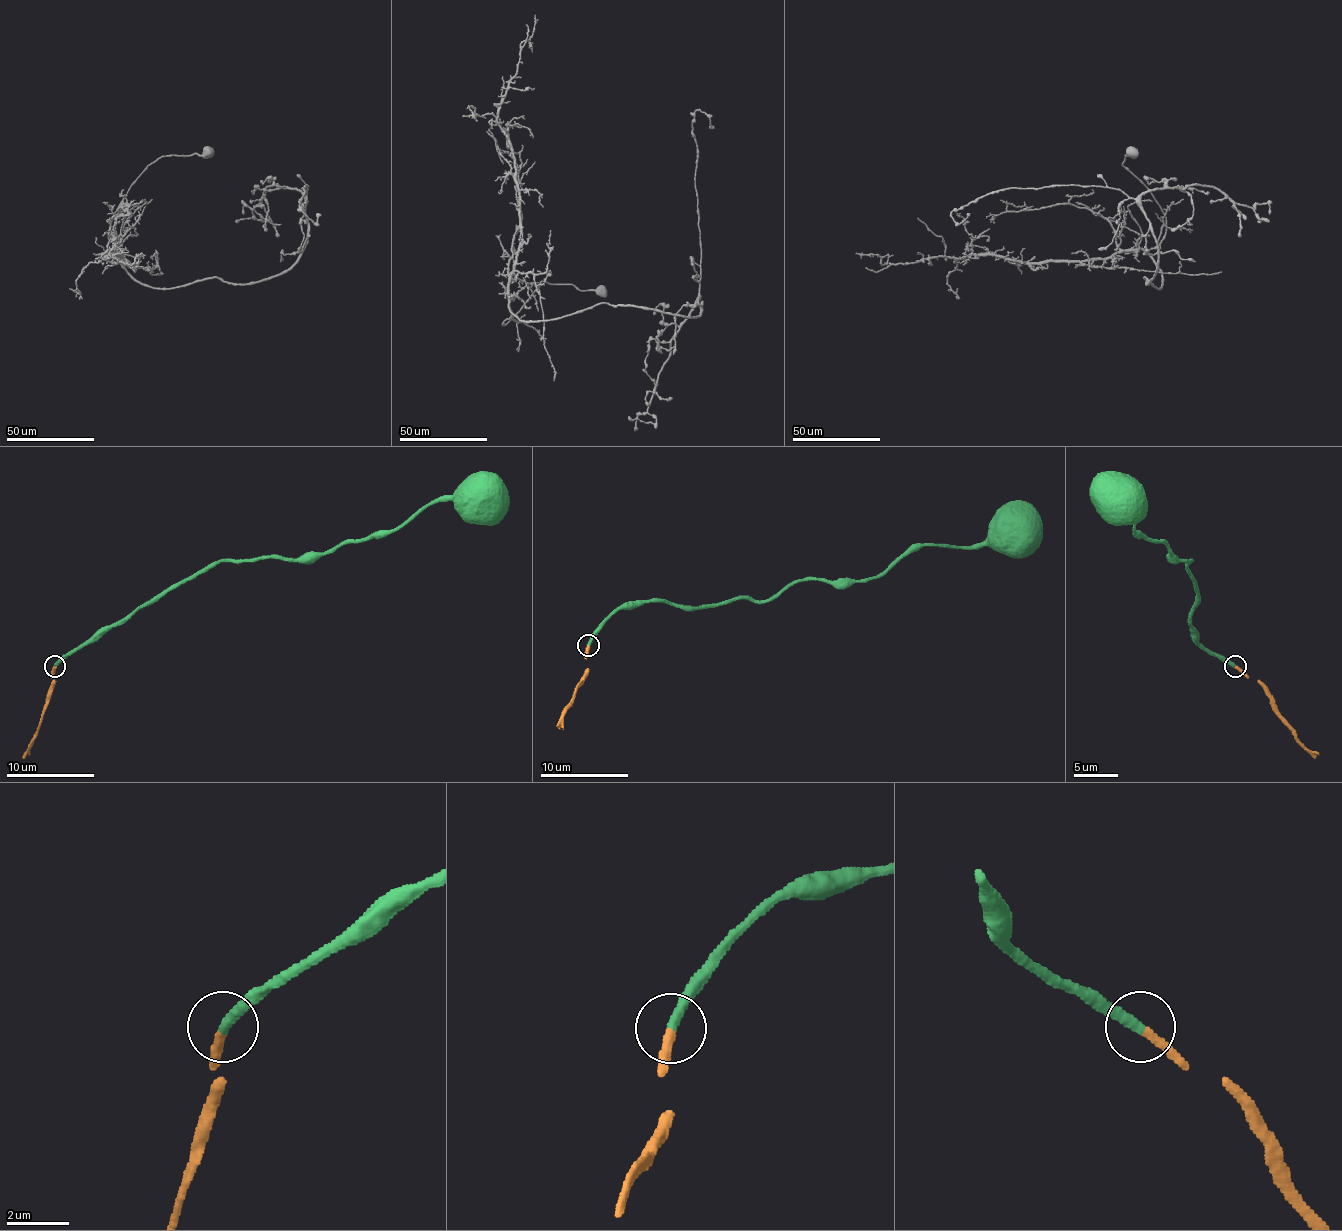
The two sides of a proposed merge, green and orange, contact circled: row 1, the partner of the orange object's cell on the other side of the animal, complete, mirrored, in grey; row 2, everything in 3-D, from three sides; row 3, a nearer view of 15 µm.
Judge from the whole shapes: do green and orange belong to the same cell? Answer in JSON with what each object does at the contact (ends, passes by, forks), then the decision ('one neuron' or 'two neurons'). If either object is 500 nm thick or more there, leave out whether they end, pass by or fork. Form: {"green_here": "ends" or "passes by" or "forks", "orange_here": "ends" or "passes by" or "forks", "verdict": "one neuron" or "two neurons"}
{"green_here": "ends", "orange_here": "ends", "verdict": "one neuron"}

